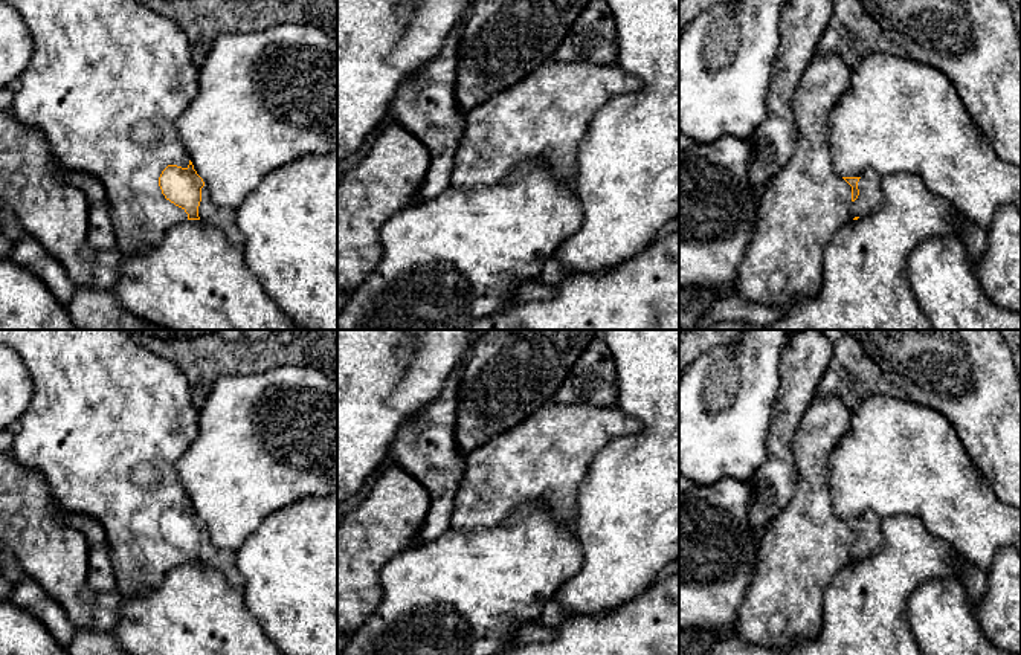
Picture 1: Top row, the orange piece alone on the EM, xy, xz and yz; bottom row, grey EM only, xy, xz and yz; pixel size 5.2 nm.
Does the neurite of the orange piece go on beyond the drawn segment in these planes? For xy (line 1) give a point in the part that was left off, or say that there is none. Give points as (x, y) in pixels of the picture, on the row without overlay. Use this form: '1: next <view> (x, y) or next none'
1: next xy (109, 420)

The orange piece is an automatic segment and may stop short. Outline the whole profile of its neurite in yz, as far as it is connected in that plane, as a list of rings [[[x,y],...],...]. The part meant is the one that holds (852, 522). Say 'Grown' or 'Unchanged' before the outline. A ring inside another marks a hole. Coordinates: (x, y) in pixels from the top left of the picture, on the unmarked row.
Grown. [[[839,395],[813,398],[803,415],[794,438],[798,486],[787,505],[774,518],[760,540],[757,565],[737,611],[736,635],[751,644],[786,650],[794,640],[812,641],[823,628],[823,599],[833,577],[852,562],[870,557],[881,550],[879,518],[841,519],[832,505],[832,450],[850,431],[852,408]]]

